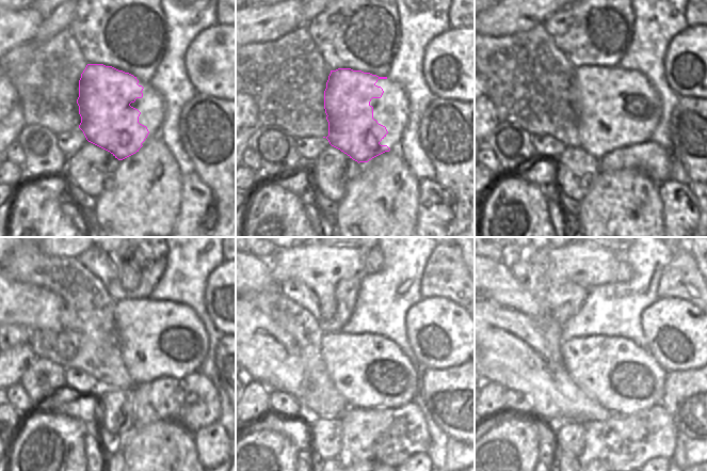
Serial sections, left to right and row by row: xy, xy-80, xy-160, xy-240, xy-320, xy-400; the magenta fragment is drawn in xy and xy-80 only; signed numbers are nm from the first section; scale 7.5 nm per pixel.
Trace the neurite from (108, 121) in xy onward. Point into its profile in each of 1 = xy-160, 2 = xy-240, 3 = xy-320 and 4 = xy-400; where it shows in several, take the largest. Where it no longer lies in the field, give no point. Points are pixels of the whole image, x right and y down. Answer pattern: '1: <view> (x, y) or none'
1: xy-160 (590, 126)
2: xy-240 (113, 362)
3: xy-320 (370, 371)
4: xy-400 (625, 378)

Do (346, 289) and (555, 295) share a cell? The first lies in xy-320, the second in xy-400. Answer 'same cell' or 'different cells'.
same cell

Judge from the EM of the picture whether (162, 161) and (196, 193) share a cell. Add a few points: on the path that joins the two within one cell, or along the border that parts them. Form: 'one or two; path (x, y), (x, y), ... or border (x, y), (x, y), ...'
two; border (181, 175), (181, 201), (179, 203)

